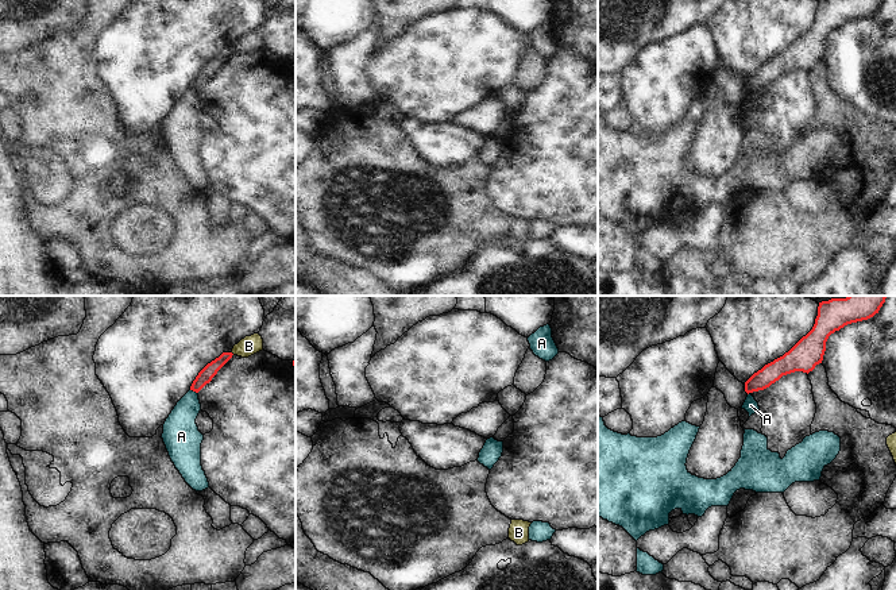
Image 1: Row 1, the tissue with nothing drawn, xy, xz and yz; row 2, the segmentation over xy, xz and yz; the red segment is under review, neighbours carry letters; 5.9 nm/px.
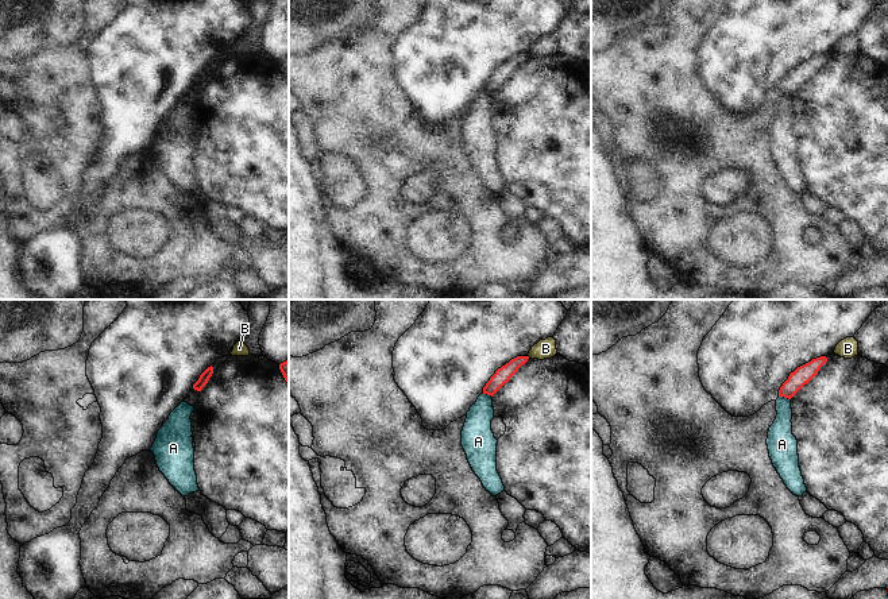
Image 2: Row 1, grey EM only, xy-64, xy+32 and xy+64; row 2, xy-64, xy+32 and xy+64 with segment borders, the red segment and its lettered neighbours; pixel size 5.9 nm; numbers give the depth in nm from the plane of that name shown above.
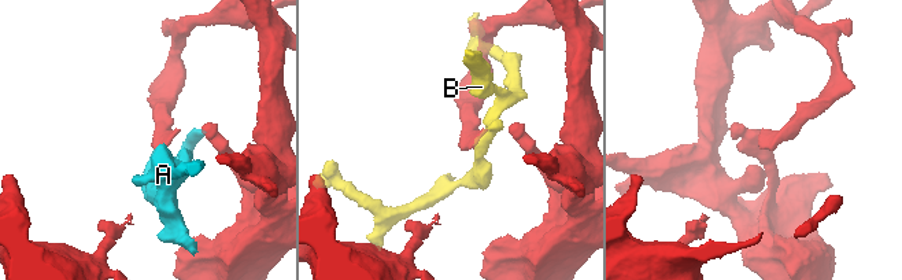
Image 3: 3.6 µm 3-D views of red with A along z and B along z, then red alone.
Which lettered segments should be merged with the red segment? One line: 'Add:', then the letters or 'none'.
Add: none

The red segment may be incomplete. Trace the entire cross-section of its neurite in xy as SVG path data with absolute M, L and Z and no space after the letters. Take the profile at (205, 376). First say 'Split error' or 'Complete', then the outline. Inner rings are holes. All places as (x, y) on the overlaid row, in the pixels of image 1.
Complete. M223 352L219 358L208 363L193 381L190 390L198 393L206 383L212 381L212 378L232 358L232 355L232 352Z

